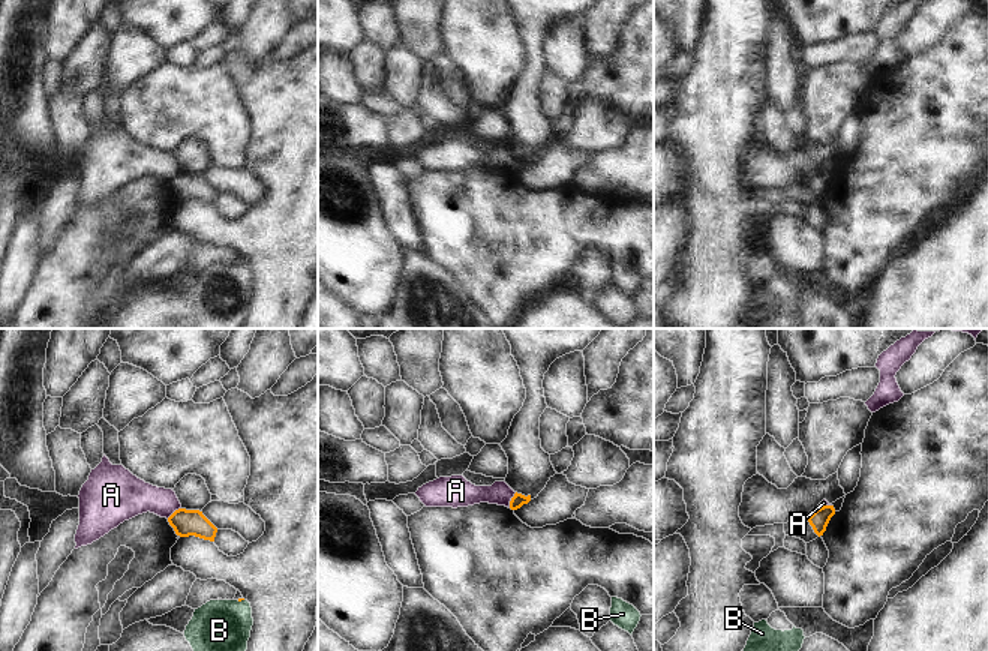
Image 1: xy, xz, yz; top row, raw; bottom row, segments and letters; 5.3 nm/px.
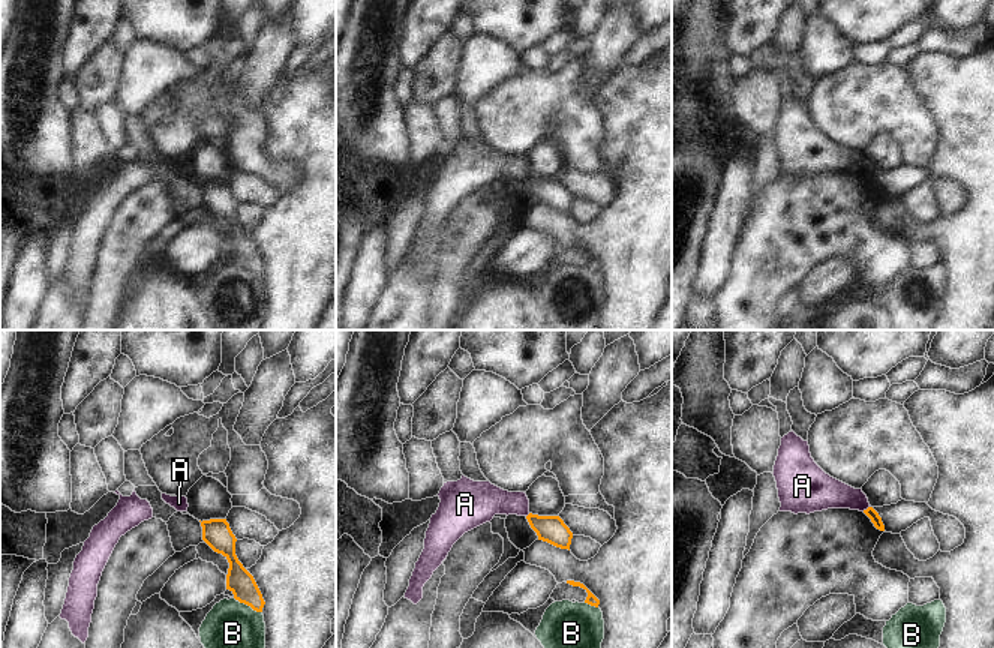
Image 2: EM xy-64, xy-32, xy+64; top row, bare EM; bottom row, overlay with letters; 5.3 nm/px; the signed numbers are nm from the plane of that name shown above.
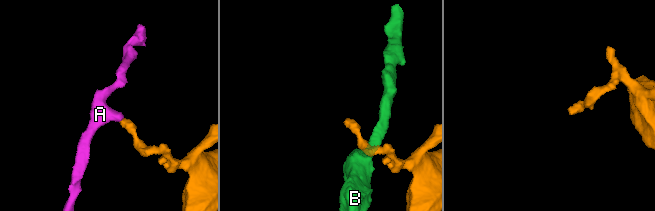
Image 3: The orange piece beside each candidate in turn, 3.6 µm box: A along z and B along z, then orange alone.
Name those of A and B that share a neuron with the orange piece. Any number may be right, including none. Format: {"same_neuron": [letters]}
{"same_neuron": []}

